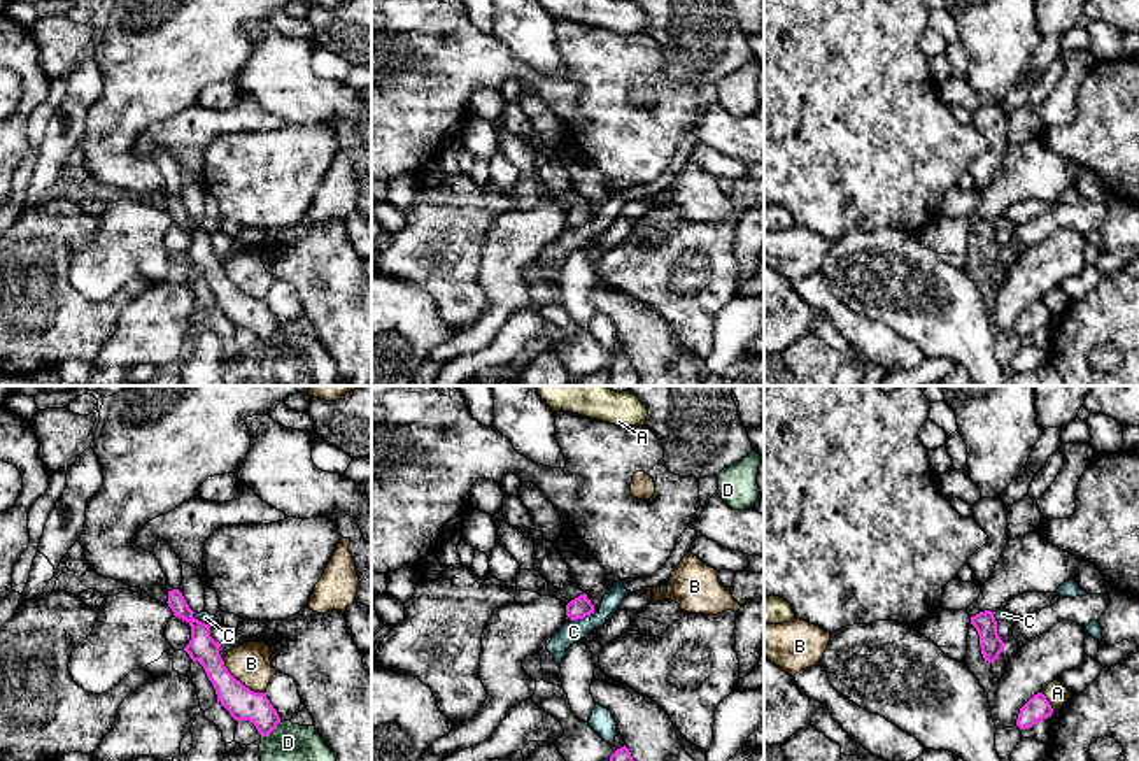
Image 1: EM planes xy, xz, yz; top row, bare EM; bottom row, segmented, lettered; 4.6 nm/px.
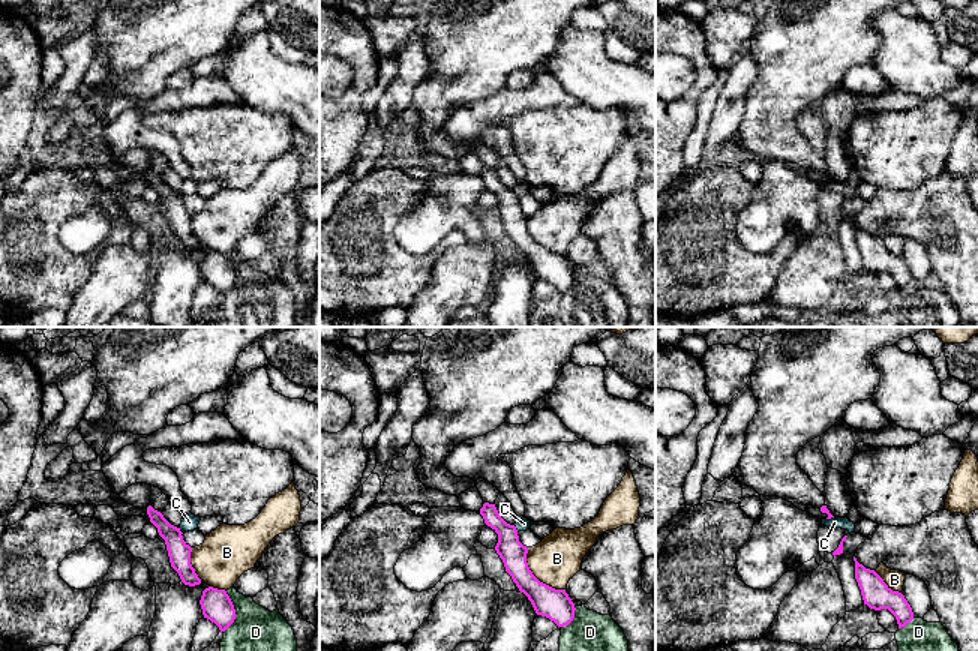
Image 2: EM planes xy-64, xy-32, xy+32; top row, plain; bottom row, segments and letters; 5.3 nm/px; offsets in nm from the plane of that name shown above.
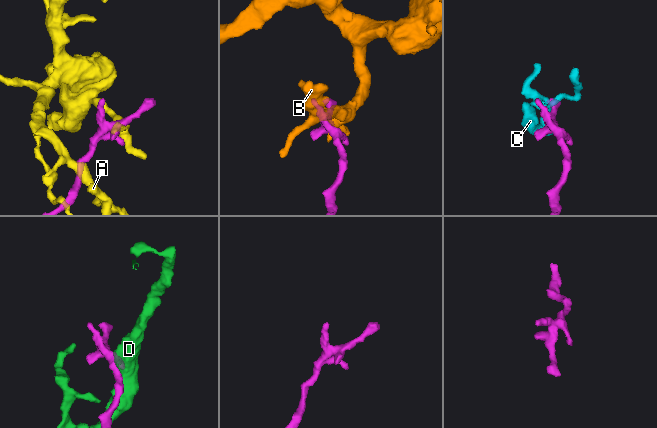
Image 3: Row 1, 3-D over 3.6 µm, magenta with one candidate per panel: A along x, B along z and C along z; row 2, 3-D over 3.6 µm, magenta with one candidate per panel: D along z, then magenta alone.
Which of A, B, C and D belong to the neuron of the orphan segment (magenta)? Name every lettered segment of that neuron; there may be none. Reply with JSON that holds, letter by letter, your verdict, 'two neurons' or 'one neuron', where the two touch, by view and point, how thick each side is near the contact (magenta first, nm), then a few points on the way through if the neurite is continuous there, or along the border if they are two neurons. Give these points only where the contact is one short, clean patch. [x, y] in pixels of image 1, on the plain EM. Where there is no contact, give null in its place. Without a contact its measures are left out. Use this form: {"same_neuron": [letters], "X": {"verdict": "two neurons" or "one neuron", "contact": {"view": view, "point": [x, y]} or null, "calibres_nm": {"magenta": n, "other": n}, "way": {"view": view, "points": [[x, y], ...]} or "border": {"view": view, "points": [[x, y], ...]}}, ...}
{"same_neuron": [], "A": {"verdict": "two neurons", "contact": {"view": "yz", "point": [1048, 309]}, "calibres_nm": {"magenta": 110, "other": 100}}, "B": {"verdict": "two neurons", "contact": {"view": "xy", "point": [239, 288]}, "calibres_nm": {"magenta": 150, "other": 190}}, "C": {"verdict": "two neurons", "contact": {"view": "xz", "point": [582, 225]}, "calibres_nm": {"magenta": 100, "other": 100}}, "D": {"verdict": "two neurons", "contact": {"view": "xy", "point": [270, 339]}, "calibres_nm": {"magenta": 150, "other": 340}}}

